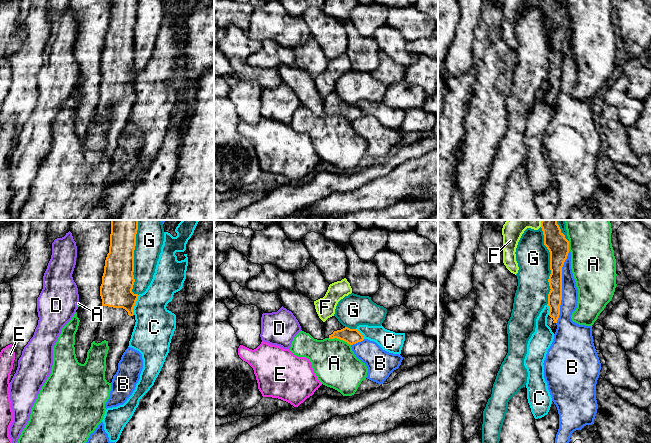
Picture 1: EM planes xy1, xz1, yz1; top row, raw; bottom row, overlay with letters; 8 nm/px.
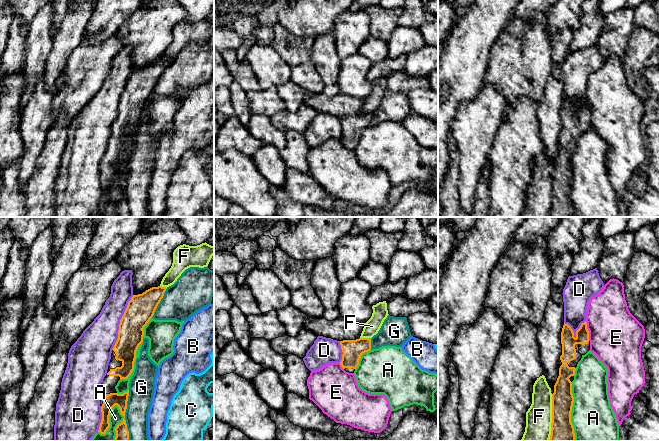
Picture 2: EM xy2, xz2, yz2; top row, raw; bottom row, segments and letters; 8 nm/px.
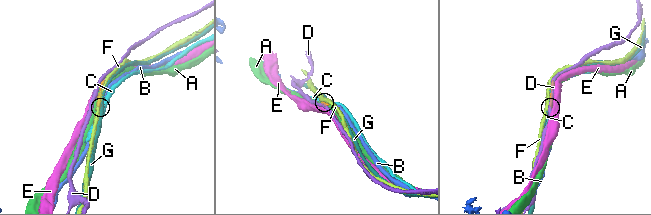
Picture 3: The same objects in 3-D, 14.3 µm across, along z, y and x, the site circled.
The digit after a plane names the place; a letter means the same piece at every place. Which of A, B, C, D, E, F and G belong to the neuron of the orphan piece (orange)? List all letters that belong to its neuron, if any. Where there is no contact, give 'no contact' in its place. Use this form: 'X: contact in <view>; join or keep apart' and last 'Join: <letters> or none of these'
A: contact in xy2; keep apart
B: contact in yz1; keep apart
C: contact in xy1; keep apart
D: contact in xy2; keep apart
E: contact in yz2; keep apart
F: contact in yz2; keep apart
G: contact in xy1; keep apart
Join: none of these

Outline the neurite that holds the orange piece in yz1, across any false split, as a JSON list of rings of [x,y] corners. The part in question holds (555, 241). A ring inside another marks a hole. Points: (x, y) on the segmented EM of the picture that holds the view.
[[[542,220],[541,228],[544,235],[544,245],[550,252],[551,274],[548,282],[551,290],[548,294],[547,305],[550,311],[547,317],[547,325],[555,334],[562,300],[562,267],[569,253],[569,241],[561,232],[557,220]]]

